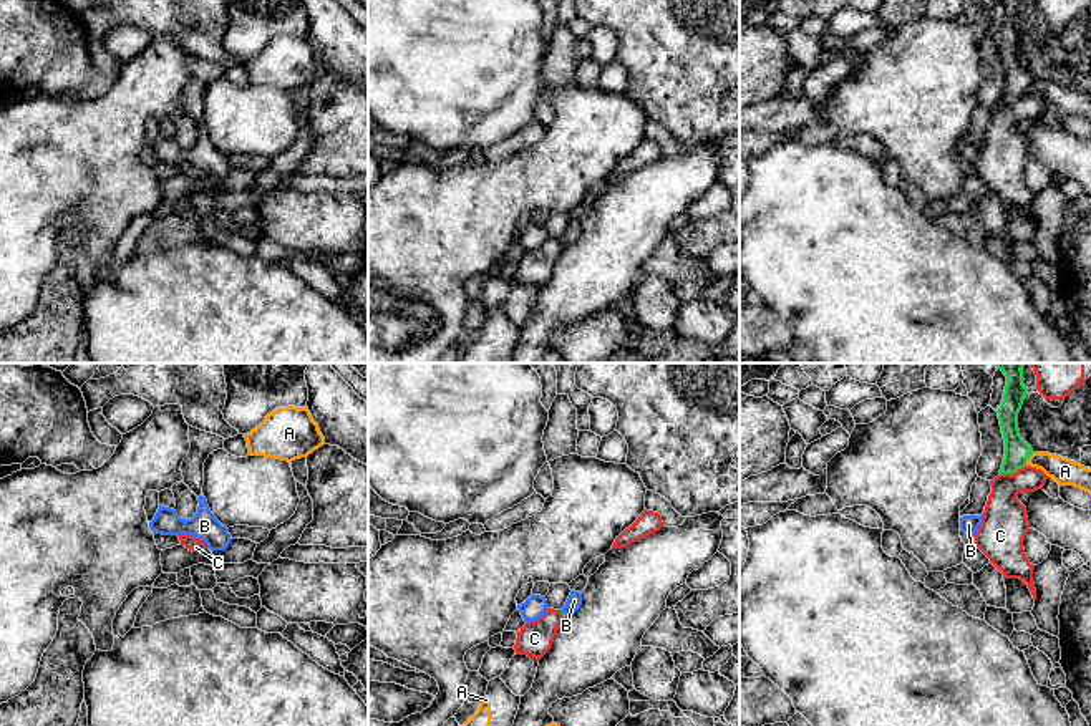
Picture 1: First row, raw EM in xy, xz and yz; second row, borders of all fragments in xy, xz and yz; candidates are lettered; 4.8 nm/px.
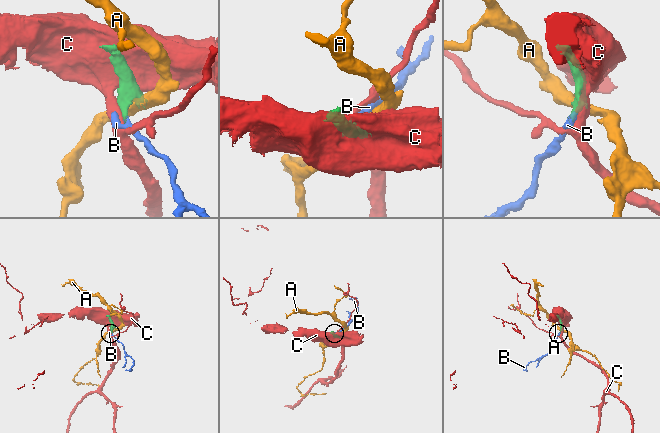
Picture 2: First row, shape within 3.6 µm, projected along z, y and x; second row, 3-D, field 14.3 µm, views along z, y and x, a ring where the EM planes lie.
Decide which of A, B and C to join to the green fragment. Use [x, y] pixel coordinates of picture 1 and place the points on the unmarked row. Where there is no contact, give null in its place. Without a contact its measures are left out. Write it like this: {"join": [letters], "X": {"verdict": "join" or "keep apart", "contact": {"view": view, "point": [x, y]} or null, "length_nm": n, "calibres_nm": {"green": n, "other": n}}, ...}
{"join": ["B"], "A": {"verdict": "keep apart", "contact": {"view": "yz", "point": [1027, 88]}, "length_nm": 80, "calibres_nm": {"green": 130, "other": 130}}, "B": {"verdict": "join", "contact": {"view": "xz", "point": [564, 242]}, "length_nm": 50, "calibres_nm": {"green": 20, "other": 70}}, "C": {"verdict": "keep apart", "contact": {"view": "yz", "point": [1012, 101]}, "length_nm": 140, "calibres_nm": {"green": 130, "other": 220}}}

